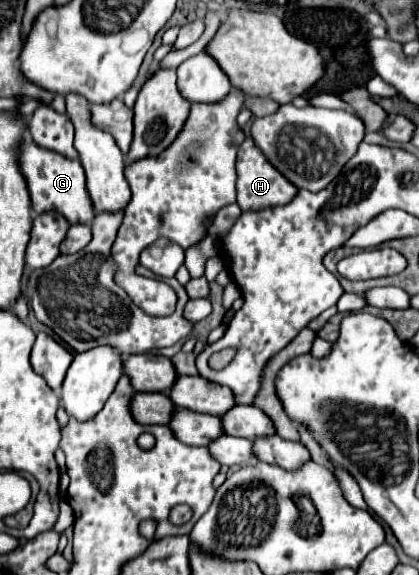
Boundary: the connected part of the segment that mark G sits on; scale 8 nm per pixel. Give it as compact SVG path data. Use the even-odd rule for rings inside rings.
M25 141L21 145L21 155L19 155L21 171L25 175L29 193L31 193L31 203L37 213L43 211L59 211L67 217L69 223L91 223L95 217L93 201L87 193L87 183L85 183L85 173L81 163L75 159L67 159L55 151L47 151L31 141Z

